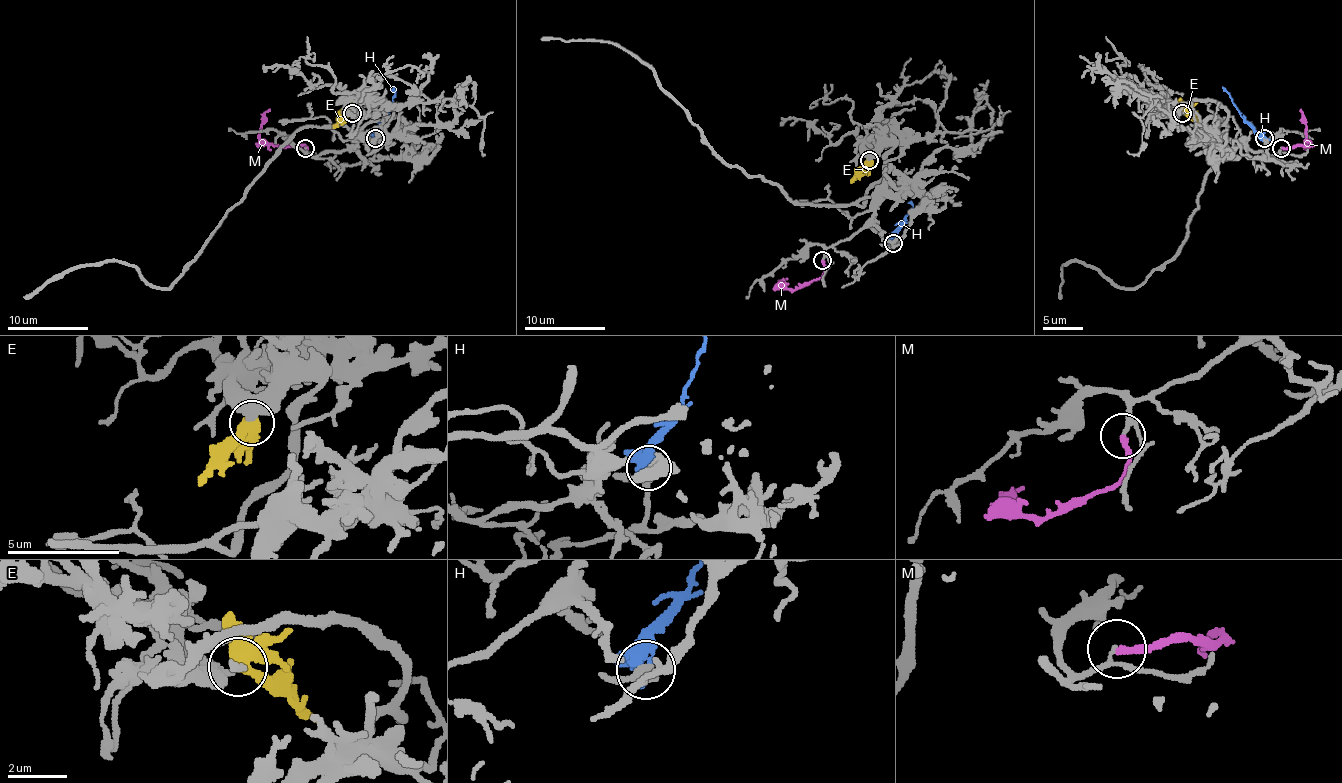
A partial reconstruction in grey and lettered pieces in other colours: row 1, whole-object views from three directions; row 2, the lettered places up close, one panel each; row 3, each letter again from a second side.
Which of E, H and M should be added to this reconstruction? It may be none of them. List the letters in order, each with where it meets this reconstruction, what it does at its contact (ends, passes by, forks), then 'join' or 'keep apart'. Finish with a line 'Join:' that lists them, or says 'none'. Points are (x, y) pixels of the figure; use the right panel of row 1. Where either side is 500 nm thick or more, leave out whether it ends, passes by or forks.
E: meets grey at (1182, 113); it forks there; join
H: meets grey at (1264, 138); it passes by; keep apart
M: meets grey at (1281, 148); it ends there; keep apart
Join: E

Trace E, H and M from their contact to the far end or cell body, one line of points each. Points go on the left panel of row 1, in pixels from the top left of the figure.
E: (351, 113), (333, 127)
H: (376, 137), (376, 129), (386, 119), (394, 87)
M: (305, 147), (265, 143), (259, 137), (261, 119), (269, 109)

